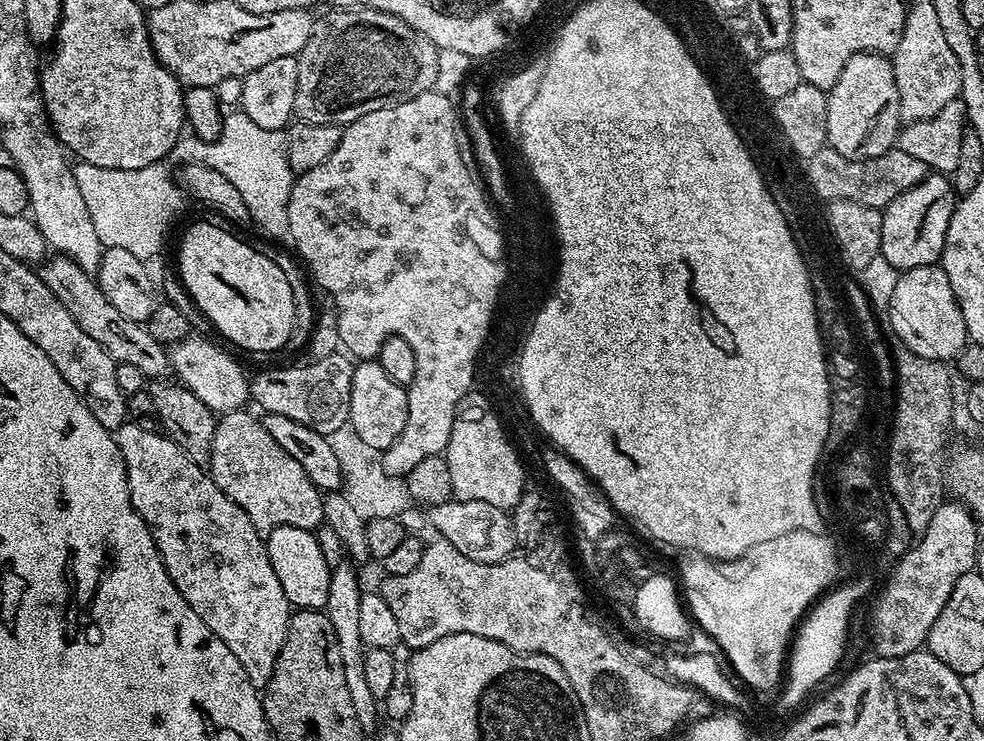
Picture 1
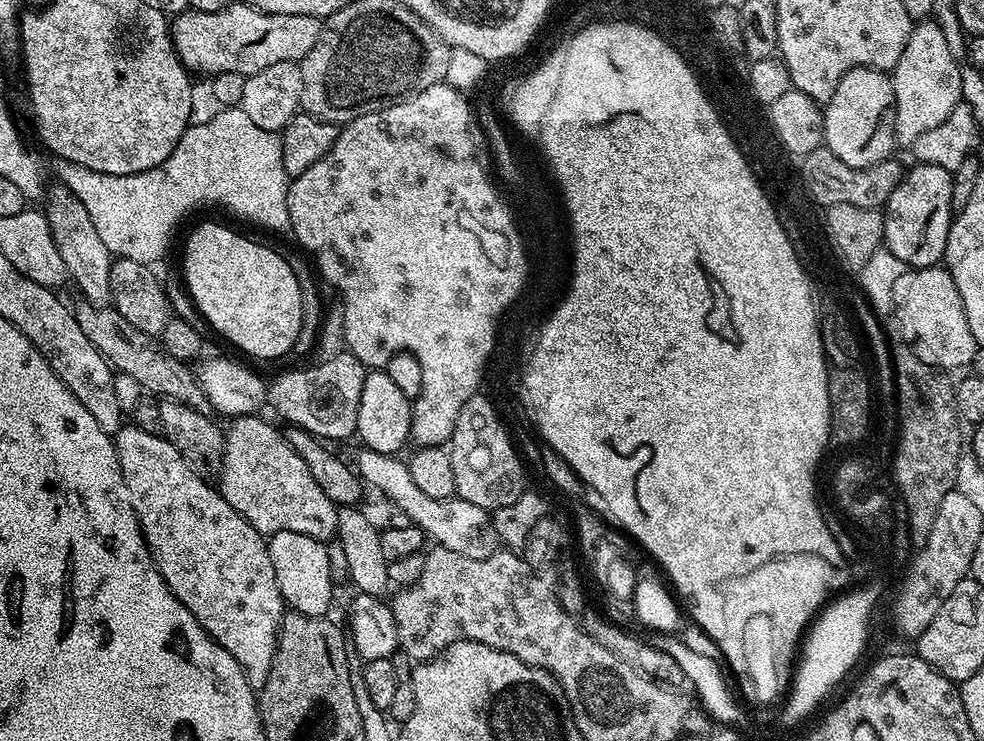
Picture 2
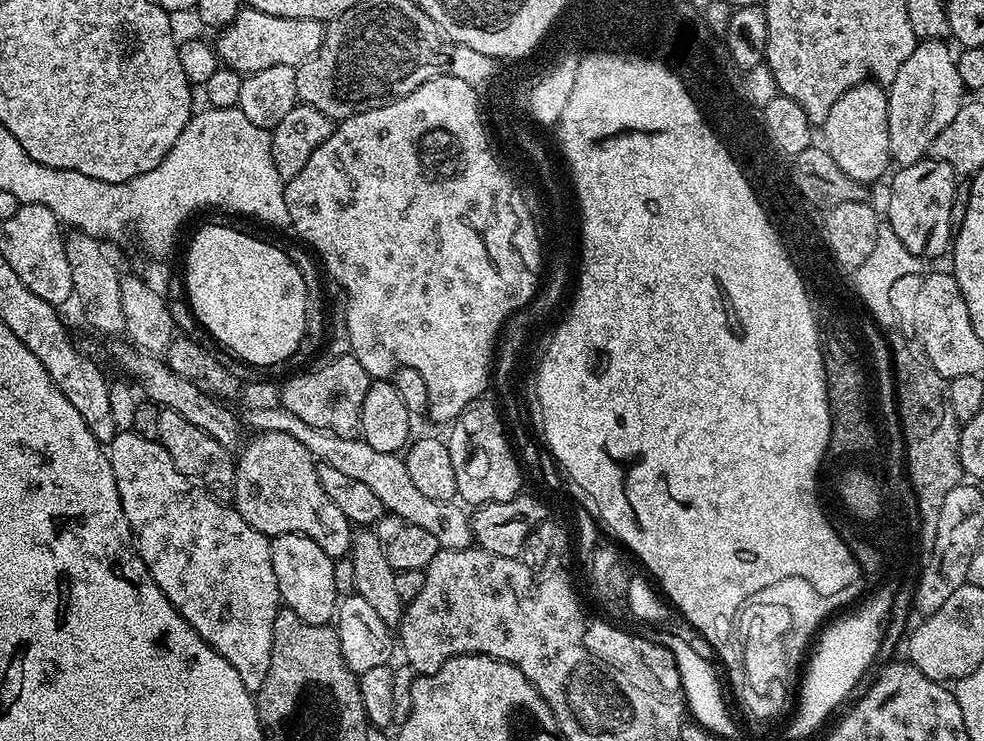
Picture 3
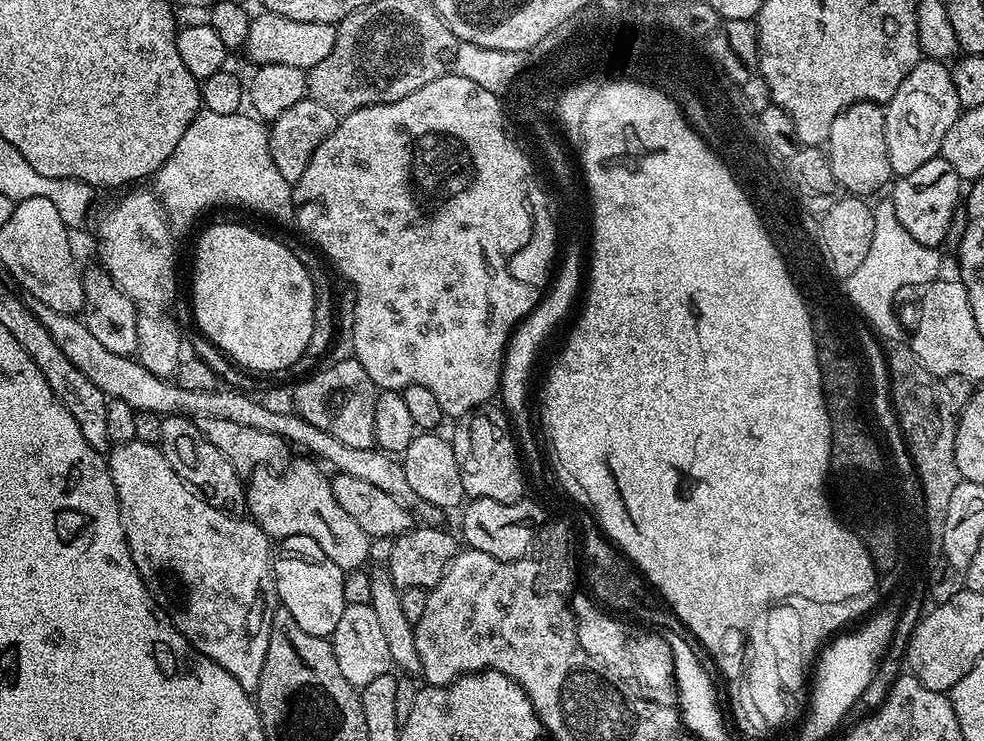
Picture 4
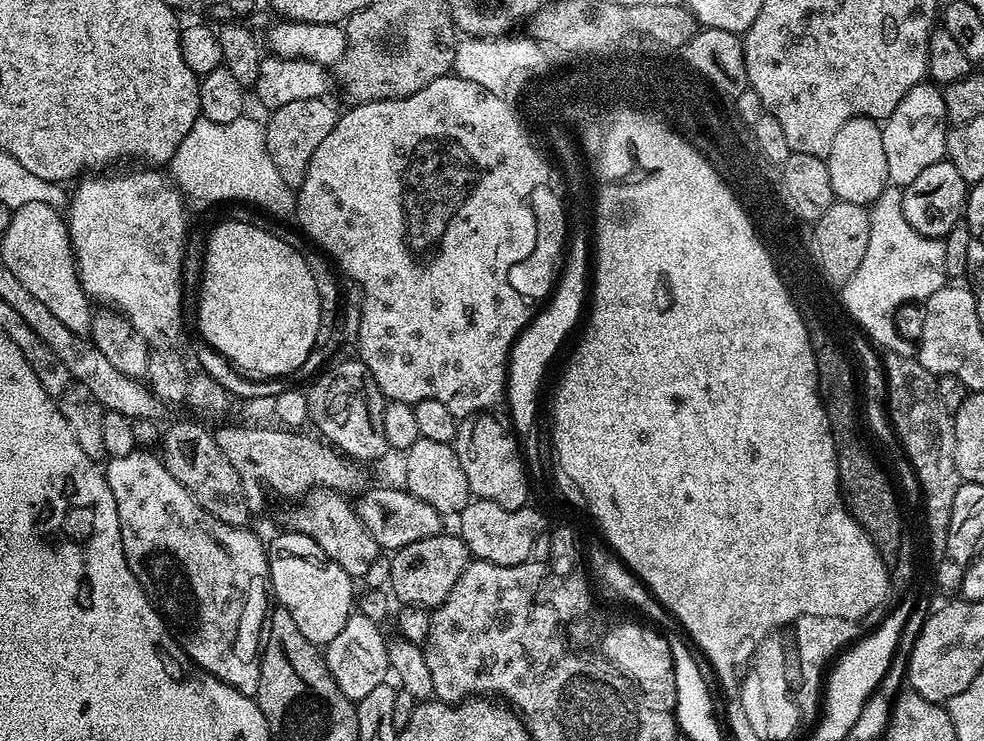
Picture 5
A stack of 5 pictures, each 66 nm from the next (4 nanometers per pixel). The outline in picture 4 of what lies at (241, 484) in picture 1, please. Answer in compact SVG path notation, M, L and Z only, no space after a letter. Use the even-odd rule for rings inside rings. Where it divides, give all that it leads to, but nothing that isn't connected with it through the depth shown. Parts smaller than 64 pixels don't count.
M308 460L298 461L281 476L276 470L257 470L251 473L246 480L247 515L256 521L256 525L269 538L277 541L282 541L287 536L314 538L314 542L322 546L326 558L330 558L334 566L345 570L363 569L373 541L366 530L362 530L362 526L358 526L358 522L354 522L354 518L350 518L350 514L346 514L342 506L338 506L331 479L320 473L321 465Z

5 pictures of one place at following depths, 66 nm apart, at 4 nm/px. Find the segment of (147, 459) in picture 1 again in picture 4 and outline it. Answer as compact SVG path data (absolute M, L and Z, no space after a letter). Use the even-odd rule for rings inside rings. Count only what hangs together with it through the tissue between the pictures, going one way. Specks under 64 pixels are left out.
M138 439L117 443L107 453L106 459L110 470L110 478L116 487L122 530L126 534L126 542L130 546L130 558L134 558L134 566L138 566L138 574L148 583L148 589L152 591L153 596L166 609L169 618L172 619L172 625L192 643L192 647L201 652L206 658L218 662L218 666L222 666L222 670L234 674L234 678L238 682L238 686L242 686L242 690L255 694L258 690L258 682L262 678L262 662L266 662L268 631L272 621L274 601L276 600L276 583L272 577L272 553L274 548L270 543L270 538L256 525L255 520L241 518L239 515L223 512L214 506L210 506L210 502L204 499L192 485L186 483L182 478L178 478L178 474L174 474L170 462L166 462L162 450L155 444L147 444Z

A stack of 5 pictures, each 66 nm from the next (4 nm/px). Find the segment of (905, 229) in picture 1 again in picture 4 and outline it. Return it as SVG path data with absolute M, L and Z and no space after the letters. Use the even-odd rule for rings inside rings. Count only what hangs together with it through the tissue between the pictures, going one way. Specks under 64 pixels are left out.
M941 156L931 159L913 173L899 177L893 186L890 199L894 202L898 220L909 231L910 236L923 245L935 248L943 245L952 214L962 198L962 181L950 162L946 162Z

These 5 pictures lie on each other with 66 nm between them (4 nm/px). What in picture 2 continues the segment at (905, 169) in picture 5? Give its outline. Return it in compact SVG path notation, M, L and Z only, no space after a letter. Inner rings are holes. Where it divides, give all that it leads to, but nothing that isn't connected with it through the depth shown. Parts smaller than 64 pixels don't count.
M932 18L925 19L913 27L910 38L906 42L906 50L902 50L902 58L898 58L896 67L891 69L890 79L896 103L894 130L896 143L900 146L911 146L926 130L934 130L934 126L946 122L946 118L950 118L950 110L954 110L954 106L962 100L957 57L950 54L950 46L946 46L946 34L942 34L942 30Z

